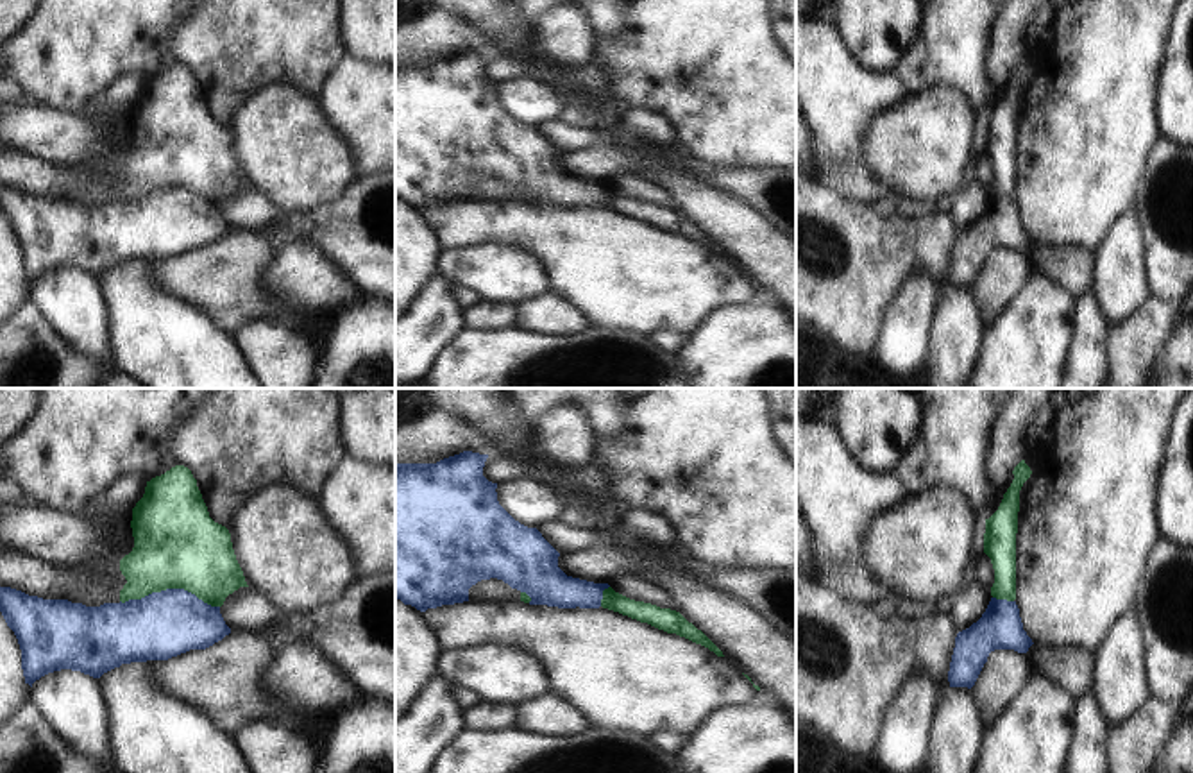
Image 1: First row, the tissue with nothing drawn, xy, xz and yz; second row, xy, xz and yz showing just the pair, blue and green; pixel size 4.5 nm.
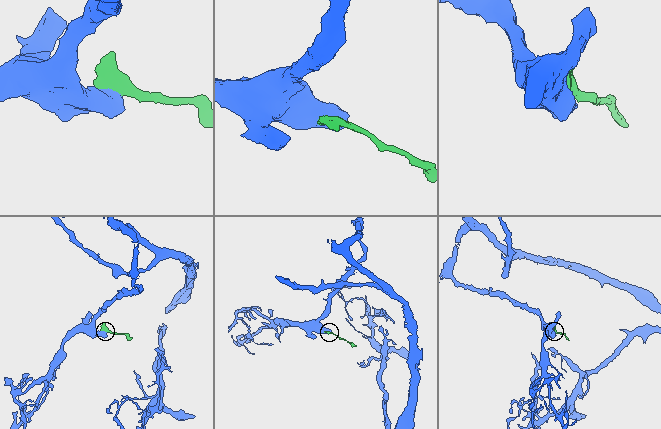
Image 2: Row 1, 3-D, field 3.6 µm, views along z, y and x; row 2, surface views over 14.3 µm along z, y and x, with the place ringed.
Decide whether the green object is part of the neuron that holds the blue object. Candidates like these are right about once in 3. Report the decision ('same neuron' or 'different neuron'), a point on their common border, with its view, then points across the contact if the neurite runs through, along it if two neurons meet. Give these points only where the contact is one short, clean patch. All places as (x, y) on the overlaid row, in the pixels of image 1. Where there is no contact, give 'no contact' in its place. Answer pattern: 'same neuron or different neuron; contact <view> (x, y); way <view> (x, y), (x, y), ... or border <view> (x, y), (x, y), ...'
different neuron; contact xy (170, 589); border xy (120, 600), (143, 598), (167, 589), (186, 589), (219, 607)

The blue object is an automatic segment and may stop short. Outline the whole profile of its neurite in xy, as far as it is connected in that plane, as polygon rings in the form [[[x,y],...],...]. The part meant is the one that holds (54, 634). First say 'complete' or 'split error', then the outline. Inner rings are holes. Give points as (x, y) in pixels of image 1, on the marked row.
complete | [[[0,587],[0,612],[21,650],[25,684],[72,669],[100,678],[131,662],[206,650],[231,633],[220,607],[184,589],[86,607]]]

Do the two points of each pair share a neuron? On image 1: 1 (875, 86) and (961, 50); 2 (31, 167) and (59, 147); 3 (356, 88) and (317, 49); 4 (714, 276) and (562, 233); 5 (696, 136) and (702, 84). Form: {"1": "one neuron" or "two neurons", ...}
{"1": "two neurons", "2": "two neurons", "3": "two neurons", "4": "one neuron", "5": "one neuron"}

